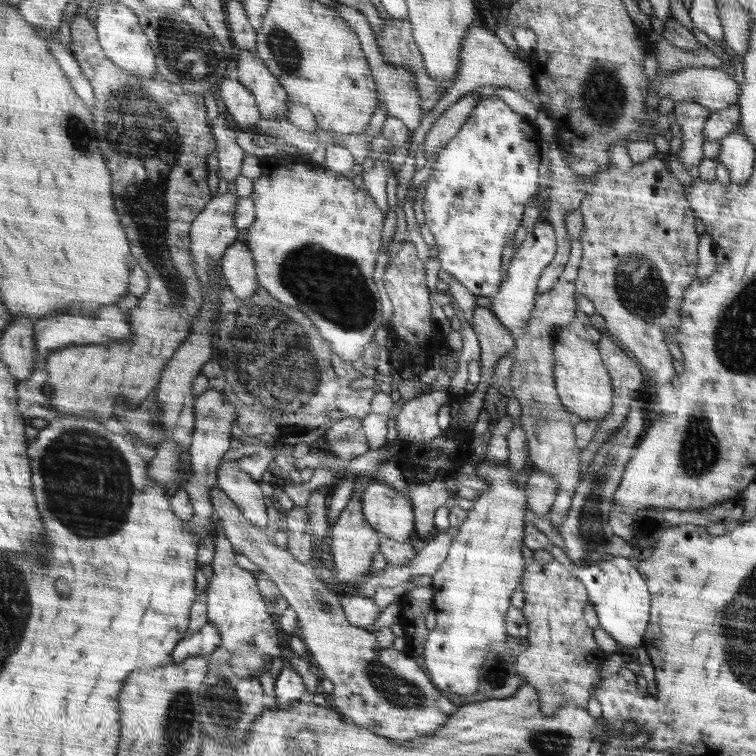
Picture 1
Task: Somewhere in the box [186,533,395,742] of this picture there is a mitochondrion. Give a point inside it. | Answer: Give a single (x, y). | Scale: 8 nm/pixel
(248, 662)

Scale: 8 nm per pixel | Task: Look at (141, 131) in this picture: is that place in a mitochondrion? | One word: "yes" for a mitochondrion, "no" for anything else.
yes

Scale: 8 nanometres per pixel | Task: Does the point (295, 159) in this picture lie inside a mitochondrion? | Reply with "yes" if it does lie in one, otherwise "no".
no

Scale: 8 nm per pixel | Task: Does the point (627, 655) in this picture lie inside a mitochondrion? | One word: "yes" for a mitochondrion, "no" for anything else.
no

